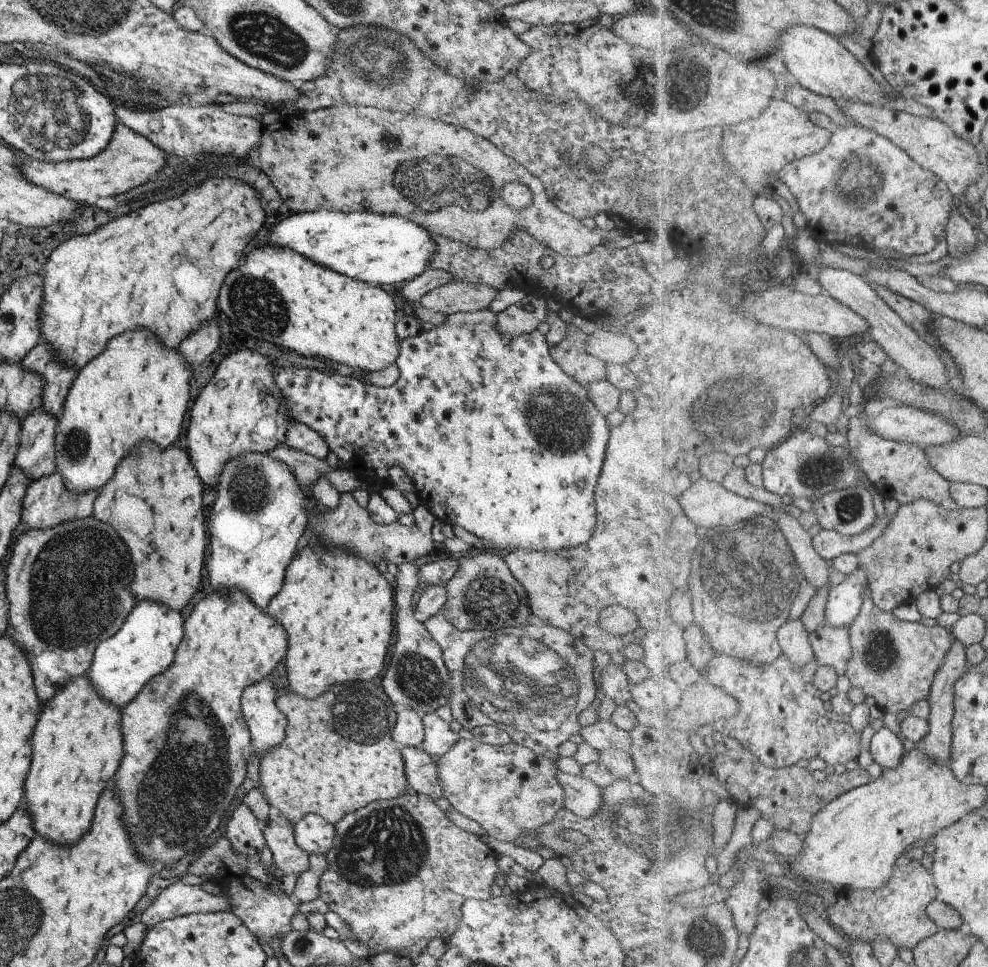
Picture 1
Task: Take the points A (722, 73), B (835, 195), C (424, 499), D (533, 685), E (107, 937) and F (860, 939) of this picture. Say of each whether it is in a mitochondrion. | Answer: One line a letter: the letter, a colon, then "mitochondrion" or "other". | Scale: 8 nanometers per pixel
A: other
B: mitochondrion
C: other
D: mitochondrion
E: other
F: other

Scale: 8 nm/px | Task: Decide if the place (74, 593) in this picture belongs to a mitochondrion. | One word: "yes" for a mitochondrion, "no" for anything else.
yes

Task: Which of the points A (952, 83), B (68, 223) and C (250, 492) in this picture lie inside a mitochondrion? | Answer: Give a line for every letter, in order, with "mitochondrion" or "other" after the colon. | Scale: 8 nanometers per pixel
A: other
B: other
C: mitochondrion

